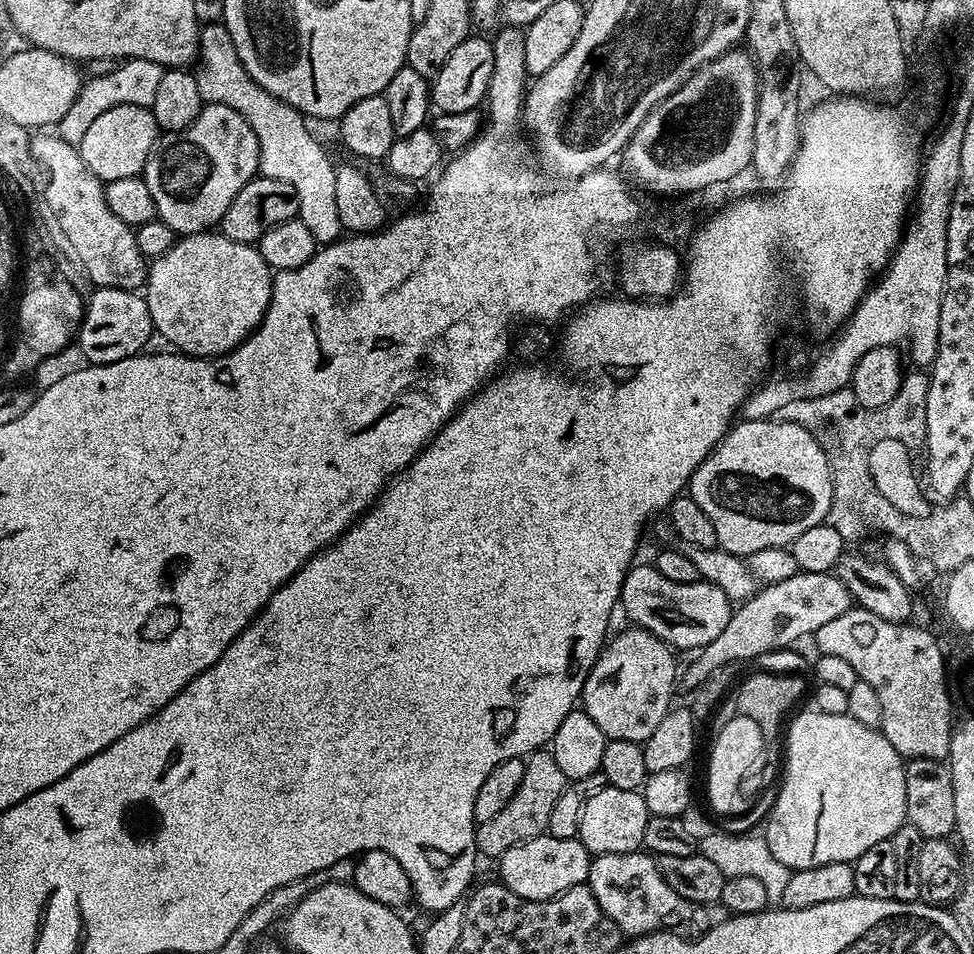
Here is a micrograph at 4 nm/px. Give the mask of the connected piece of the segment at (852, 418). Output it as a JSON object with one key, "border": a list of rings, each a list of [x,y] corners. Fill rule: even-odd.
{"border":[[[912,371],[909,376],[907,373],[901,379],[898,394],[881,408],[863,408],[851,387],[846,387],[828,397],[787,403],[779,407],[774,415],[775,419],[782,422],[794,422],[807,428],[826,441],[826,451],[832,466],[832,505],[836,509],[835,516],[854,518],[859,514],[860,505],[863,508],[873,508],[878,503],[872,454],[880,444],[898,442],[904,446],[907,463],[915,465],[917,452],[923,449],[925,440],[926,398],[930,382],[927,371]]]}

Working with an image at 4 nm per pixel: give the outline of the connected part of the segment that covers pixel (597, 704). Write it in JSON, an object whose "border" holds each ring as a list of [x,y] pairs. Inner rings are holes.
{"border":[[[628,626],[625,632],[614,636],[605,643],[594,666],[588,670],[582,711],[594,718],[598,730],[602,730],[608,740],[643,745],[673,707],[672,691],[678,680],[677,653],[665,640],[658,639],[644,628]]]}

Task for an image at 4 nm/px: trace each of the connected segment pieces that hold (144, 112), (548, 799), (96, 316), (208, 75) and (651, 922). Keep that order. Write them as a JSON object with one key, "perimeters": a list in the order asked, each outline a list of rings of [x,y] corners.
{"perimeters":[[[[120,105],[103,111],[94,119],[78,147],[84,165],[101,182],[107,182],[141,175],[152,149],[156,147],[157,139],[158,129],[151,107]]],[[[541,750],[533,752],[524,760],[524,773],[522,774],[522,786],[514,793],[514,798],[506,802],[506,807],[490,822],[479,825],[476,830],[476,847],[479,855],[498,858],[510,850],[510,846],[518,846],[535,836],[545,835],[550,822],[550,810],[554,810],[554,802],[558,802],[558,794],[566,786],[562,770],[558,762],[554,762],[551,751]]],[[[96,288],[86,300],[78,345],[88,364],[109,364],[122,358],[139,356],[149,347],[148,339],[151,336],[154,336],[154,329],[148,302],[139,291],[127,288]]],[[[207,23],[200,31],[199,70],[196,70],[199,94],[205,103],[230,105],[247,120],[258,138],[261,175],[286,182],[295,188],[299,202],[297,217],[314,234],[317,243],[330,244],[342,234],[336,203],[335,163],[306,126],[303,113],[274,98],[259,87],[242,66],[229,32],[223,23]]],[[[647,851],[606,854],[593,859],[588,879],[589,890],[598,898],[598,906],[620,927],[625,937],[635,938],[651,932],[697,928],[703,934],[726,922],[729,912],[718,904],[695,904],[677,894],[662,878],[656,860]]]]}

